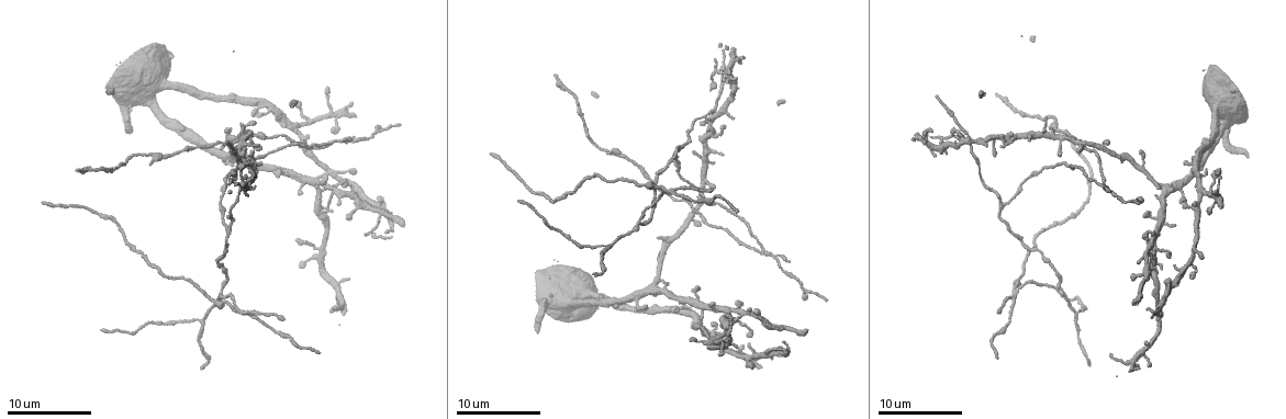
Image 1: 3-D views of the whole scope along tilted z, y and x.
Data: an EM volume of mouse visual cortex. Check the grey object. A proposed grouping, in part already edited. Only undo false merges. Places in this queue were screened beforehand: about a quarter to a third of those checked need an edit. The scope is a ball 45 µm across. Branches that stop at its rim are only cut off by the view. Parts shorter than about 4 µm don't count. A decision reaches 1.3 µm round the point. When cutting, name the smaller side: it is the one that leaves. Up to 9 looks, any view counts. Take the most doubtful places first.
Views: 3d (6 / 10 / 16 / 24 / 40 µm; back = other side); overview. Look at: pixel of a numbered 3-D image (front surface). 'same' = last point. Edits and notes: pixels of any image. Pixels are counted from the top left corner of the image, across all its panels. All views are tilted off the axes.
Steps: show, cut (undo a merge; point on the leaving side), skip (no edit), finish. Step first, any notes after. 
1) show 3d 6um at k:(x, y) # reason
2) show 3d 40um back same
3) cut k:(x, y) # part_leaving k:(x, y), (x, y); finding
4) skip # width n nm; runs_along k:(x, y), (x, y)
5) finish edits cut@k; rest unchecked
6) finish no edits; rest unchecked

show 3d 16um at 1:(329, 142) # a fork

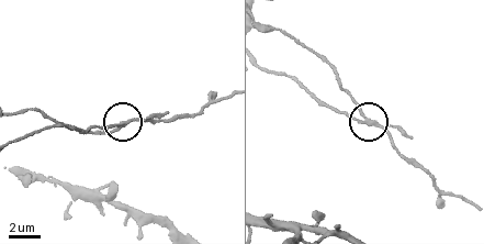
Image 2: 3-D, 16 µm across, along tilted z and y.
show 3d 16um back at 2:(121, 123)

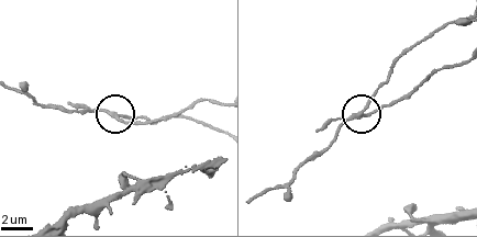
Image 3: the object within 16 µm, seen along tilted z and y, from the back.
cut 3:(378, 108) # width 200 nm; part_leaving 3:(358, 116), (405, 99), (437, 70), (465, 61); two neurons meet here

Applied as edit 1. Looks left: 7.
show overview

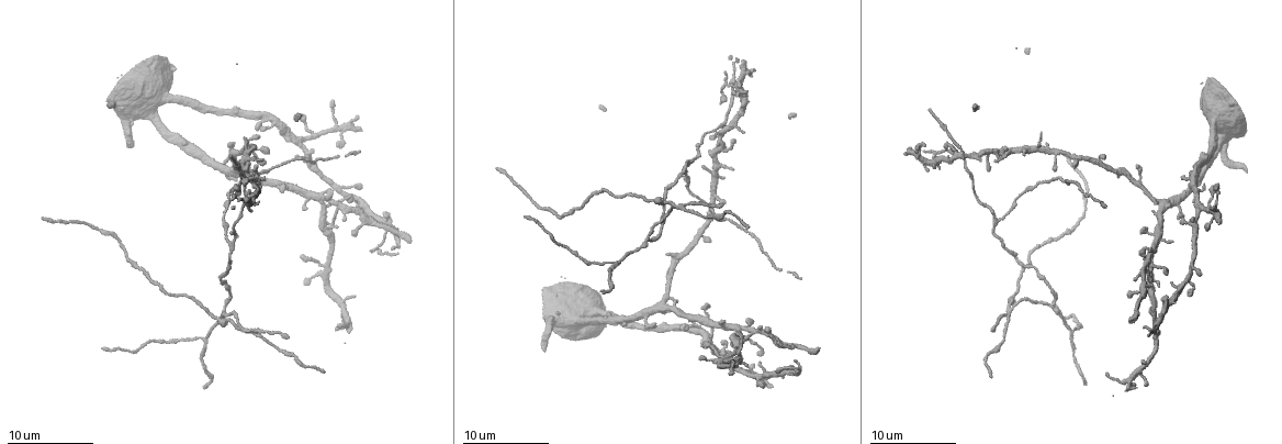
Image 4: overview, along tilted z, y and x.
show 3d 16um at 4:(248, 153) # four arms meet

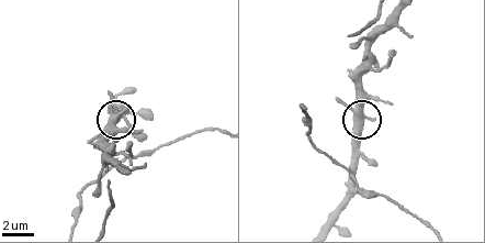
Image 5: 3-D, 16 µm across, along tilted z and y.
skip # width 390 nm; continuous, no second neuron

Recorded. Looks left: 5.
show 3d 10um at 4:(202, 339) # three arms meet

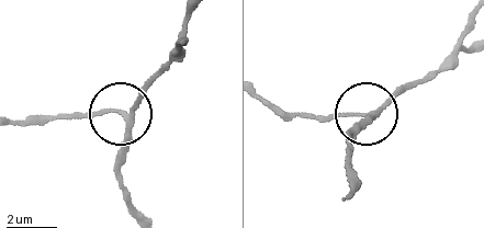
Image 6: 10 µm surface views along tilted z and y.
skip # width 190 nm; runs_along 6:(470, 49), (456, 52), (434, 75), (373, 109), (347, 144); one neuron here

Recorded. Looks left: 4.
show 3d 6um at 4:(646, 240)

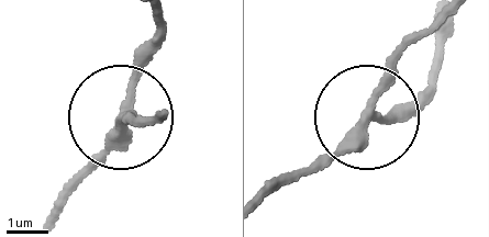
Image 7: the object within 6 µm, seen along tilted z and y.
show 3d 6um back at 7:(365, 115)

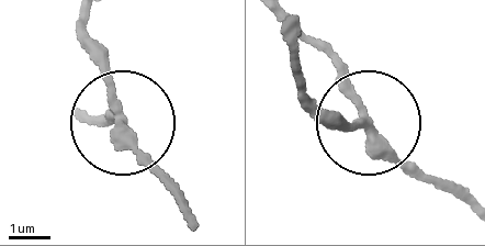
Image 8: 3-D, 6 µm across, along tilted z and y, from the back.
skip # width 230 nm; runs_along 8:(296, 62), (313, 108), (372, 129), (433, 183); all the same neuron

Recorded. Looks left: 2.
show 3d 10um at 4:(694, 161) # side arm on a straight run

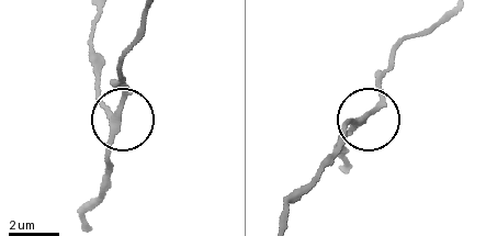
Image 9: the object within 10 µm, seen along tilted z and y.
skip # arms 3; runs_along 9:(98, 14), (92, 74), (121, 120), (111, 168); one neuron here

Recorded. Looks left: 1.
finish edits cut@3; rest unchecked

